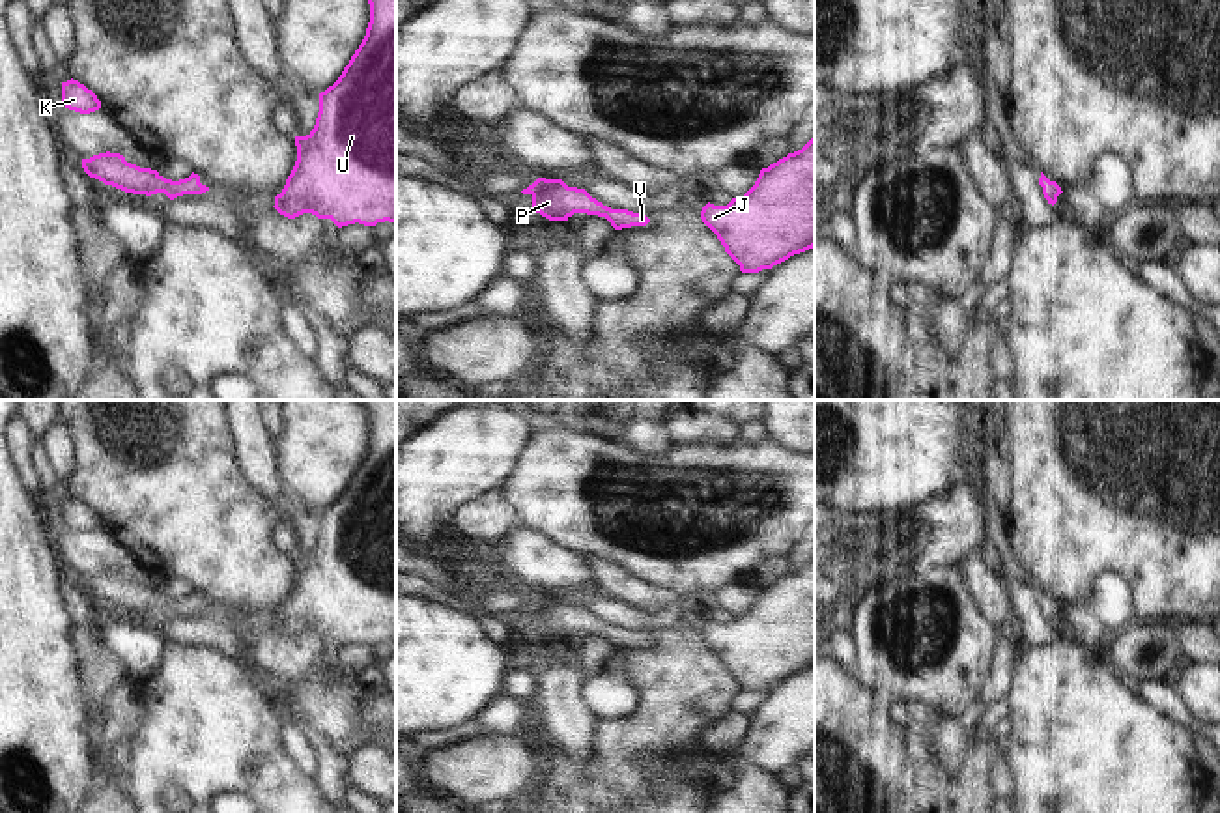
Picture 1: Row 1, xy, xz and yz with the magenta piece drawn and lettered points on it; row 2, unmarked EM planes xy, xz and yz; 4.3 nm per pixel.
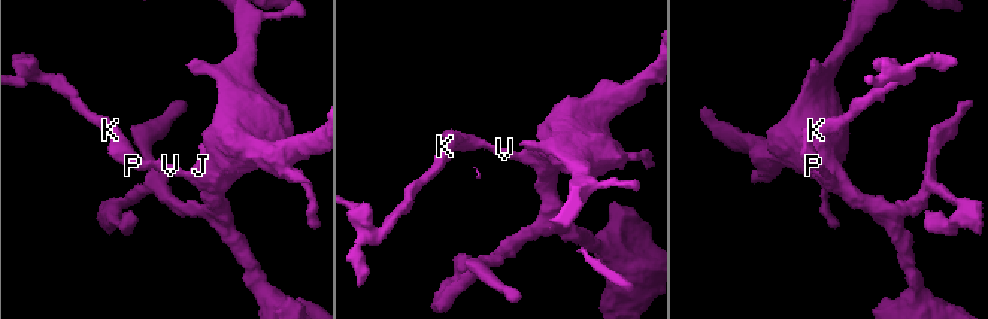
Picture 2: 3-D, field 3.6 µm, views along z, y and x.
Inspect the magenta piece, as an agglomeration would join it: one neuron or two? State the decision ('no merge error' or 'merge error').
no merge error

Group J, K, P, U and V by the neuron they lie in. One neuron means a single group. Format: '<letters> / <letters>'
J K P U V

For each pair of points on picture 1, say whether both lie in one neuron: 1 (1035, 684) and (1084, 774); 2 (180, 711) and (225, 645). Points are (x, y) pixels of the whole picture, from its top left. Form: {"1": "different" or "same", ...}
{"1": "same", "2": "different"}

